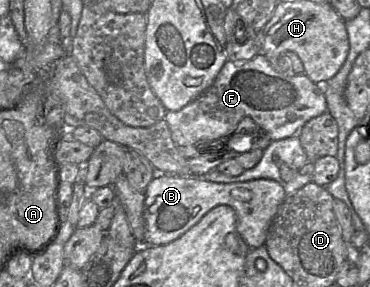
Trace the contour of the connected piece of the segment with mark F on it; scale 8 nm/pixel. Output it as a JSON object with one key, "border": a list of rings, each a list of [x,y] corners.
{"border":[[[261,52],[249,61],[227,60],[207,90],[180,110],[167,111],[164,119],[177,149],[189,159],[200,156],[202,147],[207,149],[212,145],[200,146],[199,142],[213,142],[232,135],[239,122],[245,117],[251,118],[272,141],[276,141],[296,135],[308,120],[326,111],[327,104],[322,85],[312,82],[304,73],[288,75],[277,72]]]}

